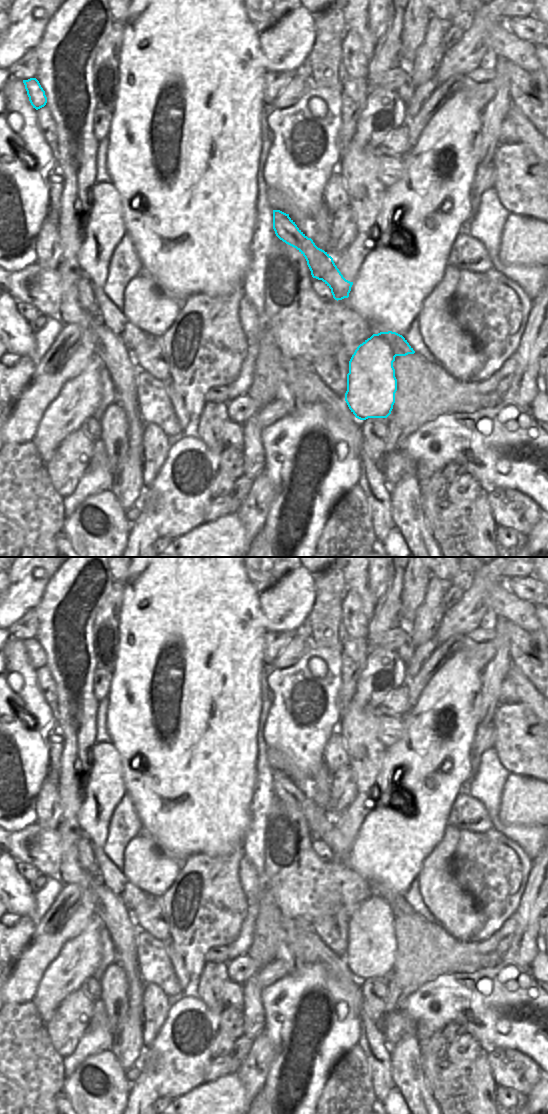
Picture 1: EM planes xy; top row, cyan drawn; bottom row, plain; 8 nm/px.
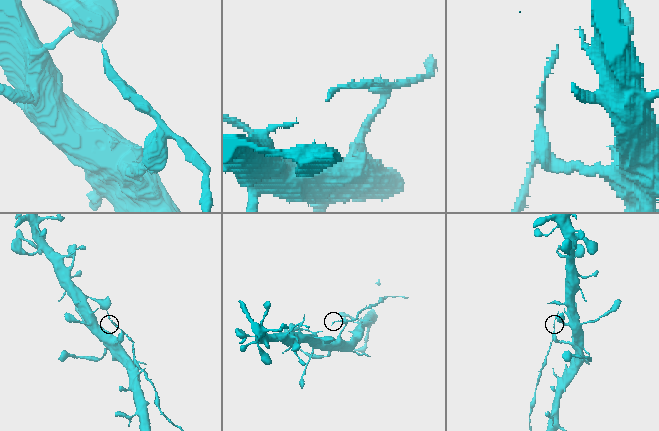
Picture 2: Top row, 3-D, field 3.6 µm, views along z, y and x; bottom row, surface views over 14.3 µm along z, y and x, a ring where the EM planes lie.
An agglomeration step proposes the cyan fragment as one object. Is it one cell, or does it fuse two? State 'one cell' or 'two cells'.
two cells

